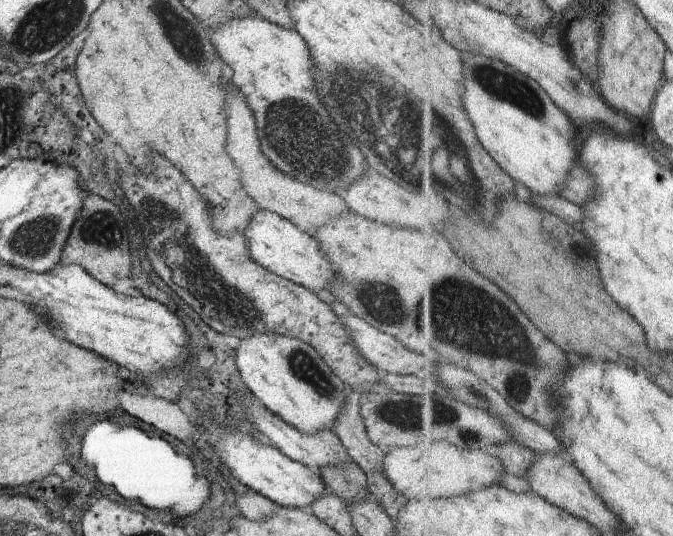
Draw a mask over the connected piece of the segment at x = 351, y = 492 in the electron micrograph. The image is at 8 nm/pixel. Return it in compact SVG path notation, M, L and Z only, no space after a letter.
M355 461L341 468L339 466L324 466L319 473L329 490L342 498L348 505L352 505L350 503L355 498L363 500L368 477Z

